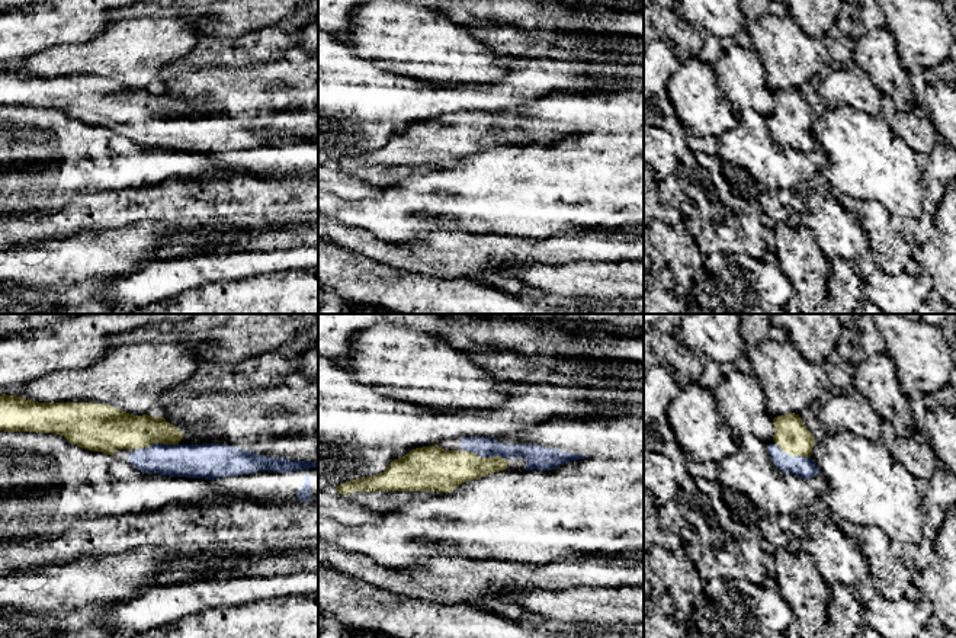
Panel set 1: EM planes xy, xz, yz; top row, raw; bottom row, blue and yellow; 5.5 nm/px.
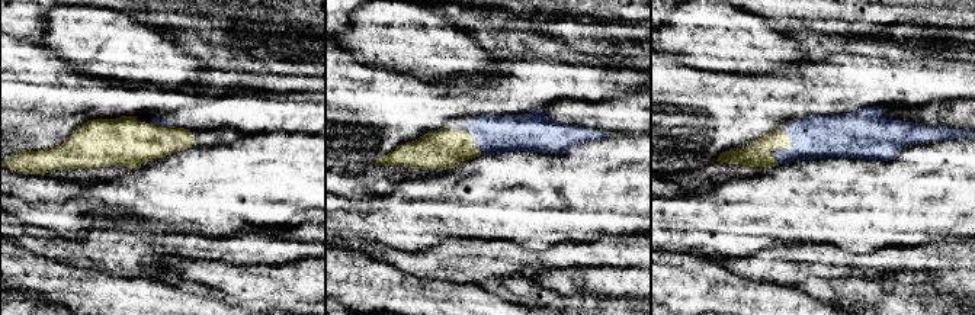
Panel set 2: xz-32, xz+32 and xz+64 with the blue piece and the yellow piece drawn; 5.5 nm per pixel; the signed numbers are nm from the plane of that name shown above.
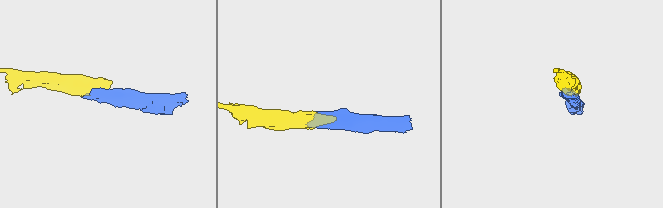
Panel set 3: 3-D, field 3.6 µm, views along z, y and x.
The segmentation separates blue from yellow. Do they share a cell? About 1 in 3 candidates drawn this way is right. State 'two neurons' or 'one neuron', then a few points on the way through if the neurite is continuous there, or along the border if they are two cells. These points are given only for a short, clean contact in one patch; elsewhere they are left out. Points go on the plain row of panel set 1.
one neuron | across xz (483, 121), (484, 131), (443, 146)

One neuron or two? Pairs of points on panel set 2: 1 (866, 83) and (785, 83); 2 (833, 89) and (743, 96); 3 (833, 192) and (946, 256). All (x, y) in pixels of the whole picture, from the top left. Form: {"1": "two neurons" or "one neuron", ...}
{"1": "one neuron", "2": "one neuron", "3": "two neurons"}

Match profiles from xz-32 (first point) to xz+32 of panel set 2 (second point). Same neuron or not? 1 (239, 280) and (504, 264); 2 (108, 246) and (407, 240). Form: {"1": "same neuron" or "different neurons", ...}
{"1": "different neurons", "2": "different neurons"}

